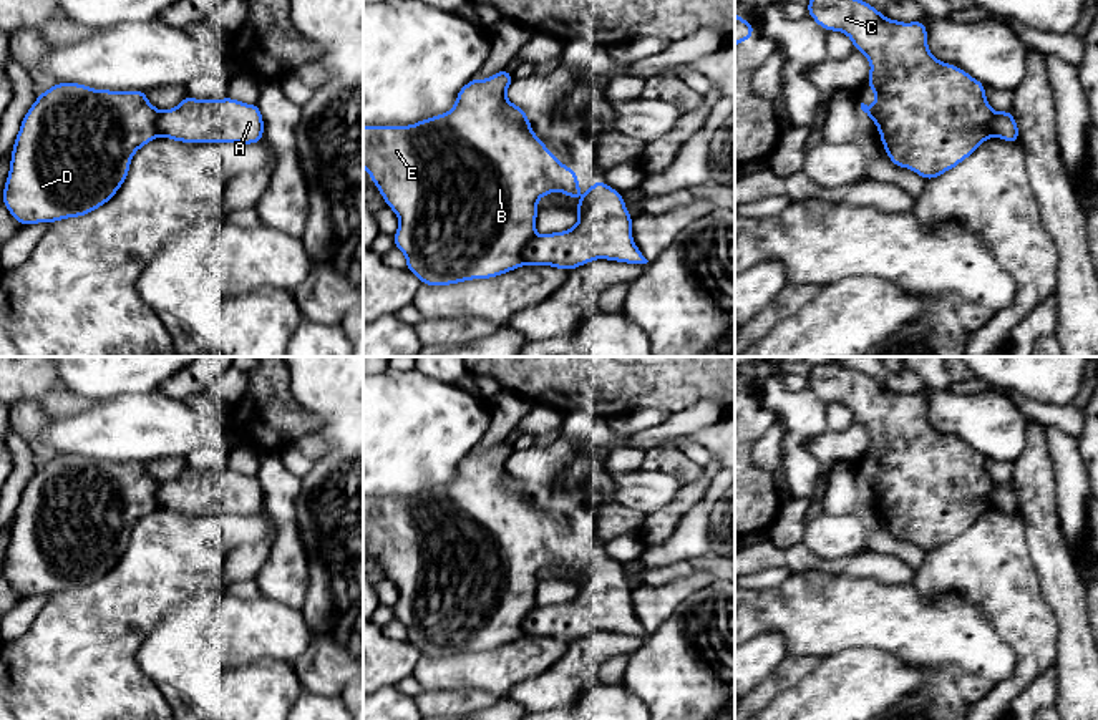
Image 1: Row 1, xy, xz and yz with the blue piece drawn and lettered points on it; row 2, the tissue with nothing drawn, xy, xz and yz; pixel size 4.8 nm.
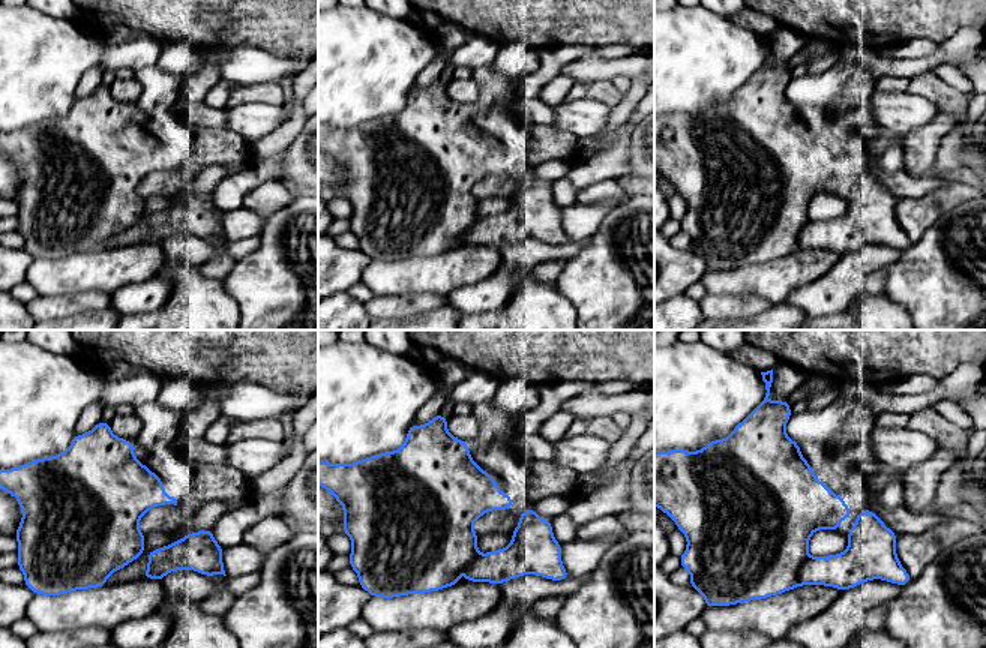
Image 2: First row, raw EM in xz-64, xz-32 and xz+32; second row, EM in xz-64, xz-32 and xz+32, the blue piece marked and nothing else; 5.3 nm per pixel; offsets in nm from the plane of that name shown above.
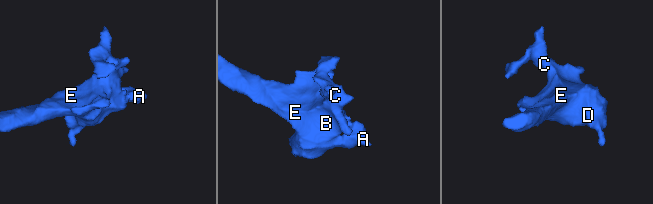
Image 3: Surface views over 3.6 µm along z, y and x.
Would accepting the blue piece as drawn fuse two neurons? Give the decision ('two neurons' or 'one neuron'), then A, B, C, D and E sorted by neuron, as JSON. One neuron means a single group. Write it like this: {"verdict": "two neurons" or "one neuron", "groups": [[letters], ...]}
{"verdict": "one neuron", "groups": [["A", "B", "C", "D", "E"]]}

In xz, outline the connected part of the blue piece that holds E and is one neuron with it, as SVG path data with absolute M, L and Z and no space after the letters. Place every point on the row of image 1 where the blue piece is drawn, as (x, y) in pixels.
M504 70L486 80L466 83L449 113L410 126L365 126L363 168L385 202L400 219L395 247L406 255L406 269L425 285L449 285L473 279L491 279L521 265L552 265L572 270L594 259L647 264L632 239L632 217L619 191L597 181L574 207L579 221L572 229L546 236L536 234L537 199L561 191L567 197L581 194L576 171L559 163L534 134L524 108L514 106L506 91L514 76Z

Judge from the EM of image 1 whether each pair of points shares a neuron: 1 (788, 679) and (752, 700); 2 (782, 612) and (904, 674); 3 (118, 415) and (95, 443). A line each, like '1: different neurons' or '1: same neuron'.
1: same neuron
2: different neurons
3: same neuron

